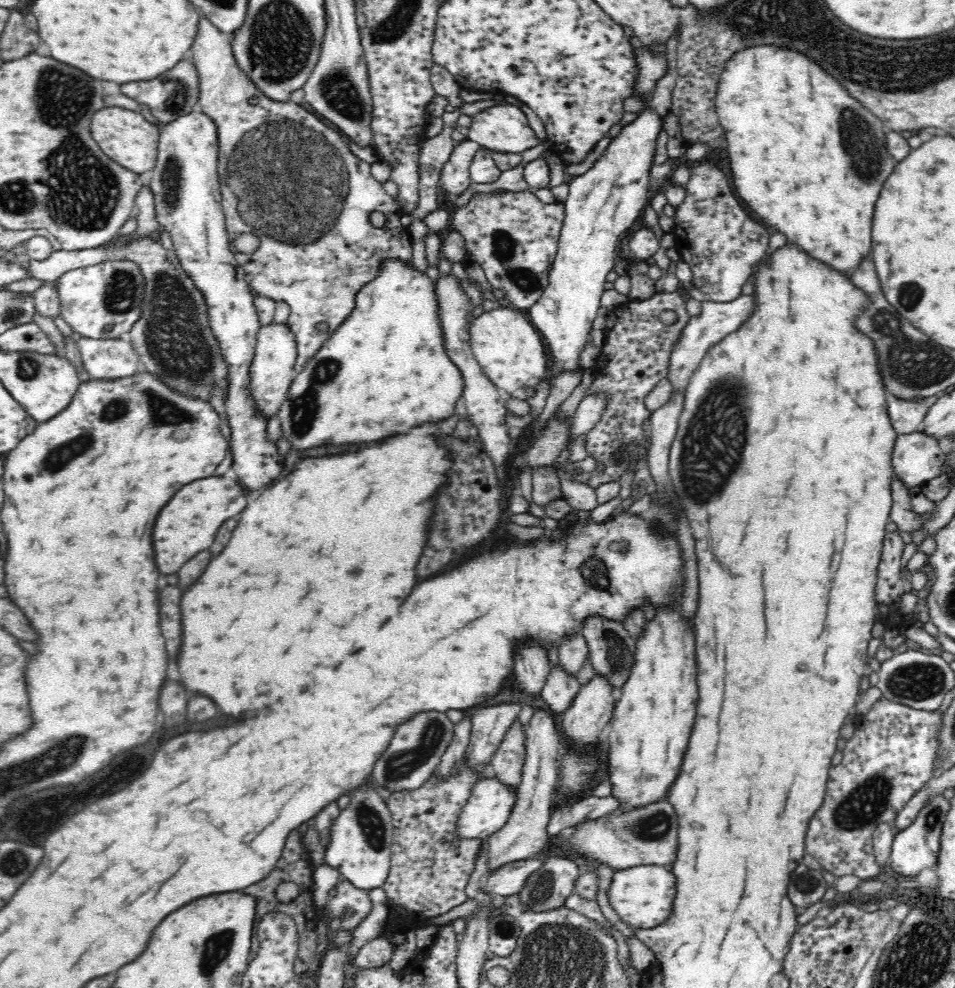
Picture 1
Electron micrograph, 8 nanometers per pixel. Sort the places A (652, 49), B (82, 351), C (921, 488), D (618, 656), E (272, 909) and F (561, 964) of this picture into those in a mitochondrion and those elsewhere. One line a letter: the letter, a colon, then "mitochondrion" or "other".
A: other
B: other
C: other
D: mitochondrion
E: other
F: mitochondrion

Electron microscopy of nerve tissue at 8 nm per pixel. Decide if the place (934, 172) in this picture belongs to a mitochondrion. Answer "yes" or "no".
no

